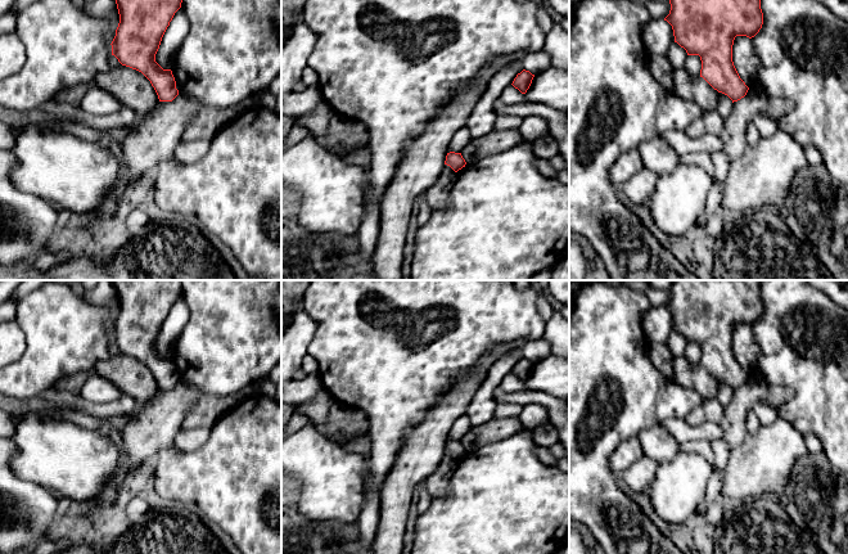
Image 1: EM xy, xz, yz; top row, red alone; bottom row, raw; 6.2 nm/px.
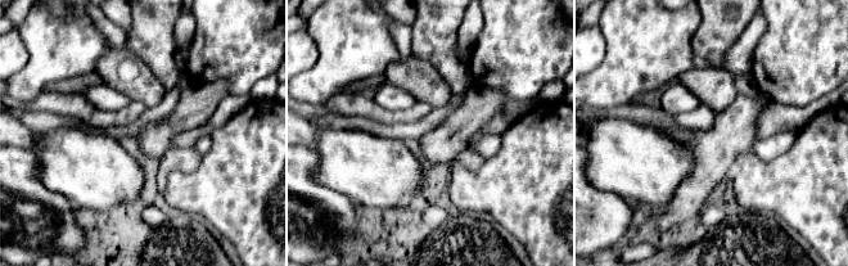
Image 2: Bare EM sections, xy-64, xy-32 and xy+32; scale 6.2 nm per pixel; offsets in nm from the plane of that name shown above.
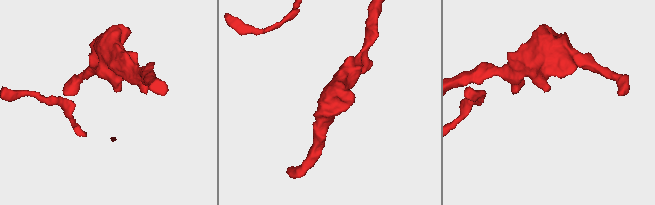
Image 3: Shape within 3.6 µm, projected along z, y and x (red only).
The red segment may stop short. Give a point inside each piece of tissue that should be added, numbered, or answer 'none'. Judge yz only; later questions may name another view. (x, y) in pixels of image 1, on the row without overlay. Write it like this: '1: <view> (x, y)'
none

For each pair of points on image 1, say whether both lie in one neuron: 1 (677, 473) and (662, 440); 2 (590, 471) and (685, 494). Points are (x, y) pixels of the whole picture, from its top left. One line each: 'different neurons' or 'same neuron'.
1: same neuron
2: different neurons

